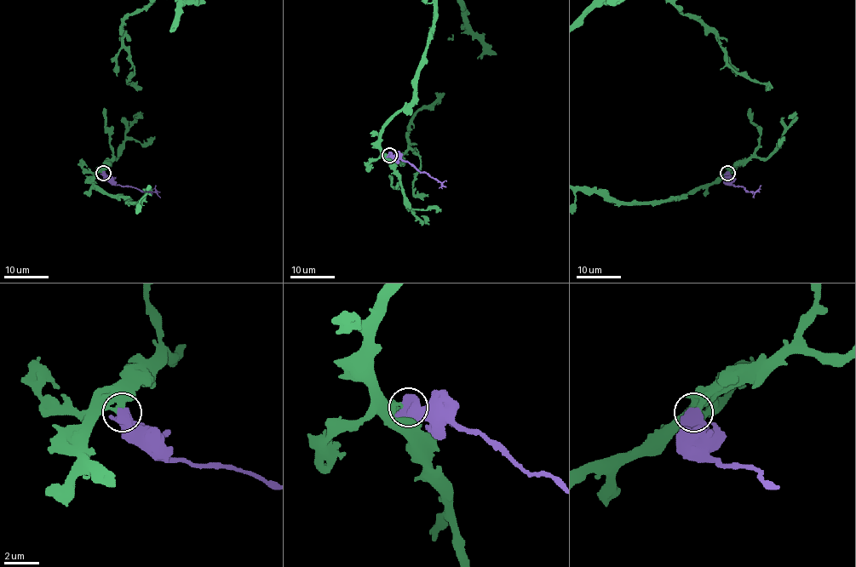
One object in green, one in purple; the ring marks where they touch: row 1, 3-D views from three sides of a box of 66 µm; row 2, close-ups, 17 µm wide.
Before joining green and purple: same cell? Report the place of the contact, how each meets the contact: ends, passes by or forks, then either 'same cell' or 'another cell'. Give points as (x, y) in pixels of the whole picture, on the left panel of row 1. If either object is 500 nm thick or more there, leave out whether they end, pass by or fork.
place (103, 173); another cell

